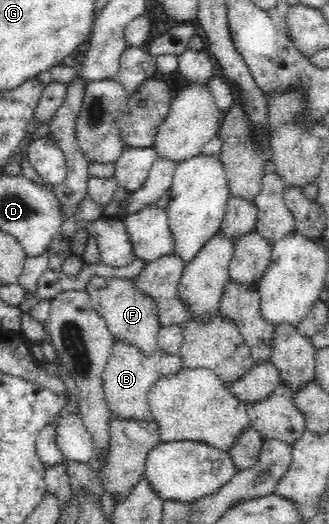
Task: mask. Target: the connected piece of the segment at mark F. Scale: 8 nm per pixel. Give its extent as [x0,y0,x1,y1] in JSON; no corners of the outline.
[85,274,162,356]

